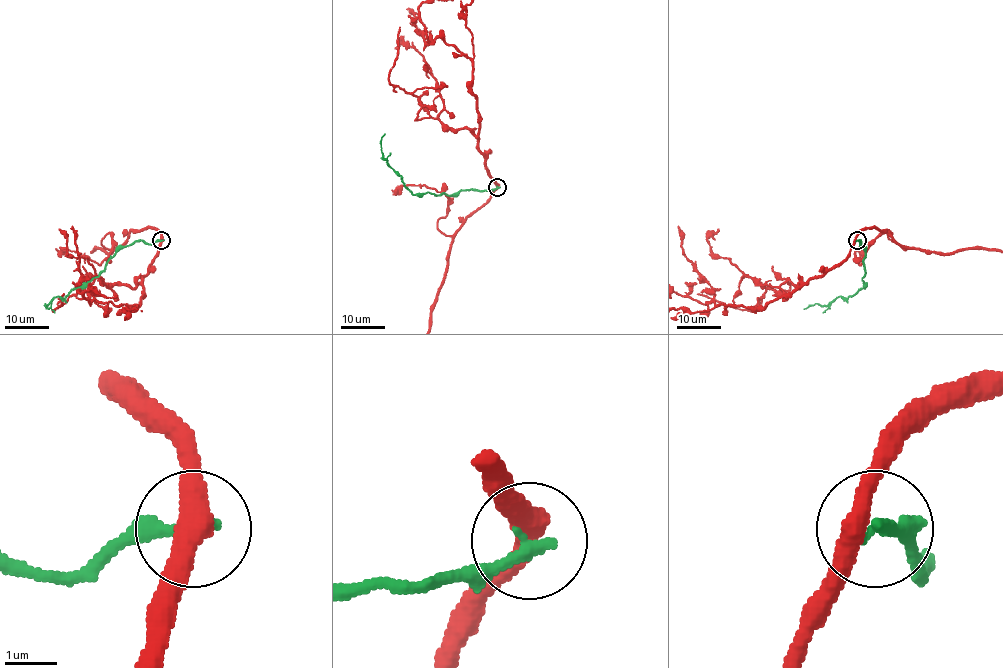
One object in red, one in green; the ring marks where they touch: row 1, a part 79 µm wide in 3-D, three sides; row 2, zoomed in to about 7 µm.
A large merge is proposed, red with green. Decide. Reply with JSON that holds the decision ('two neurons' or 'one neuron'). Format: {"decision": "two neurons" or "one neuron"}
{"decision": "two neurons"}

